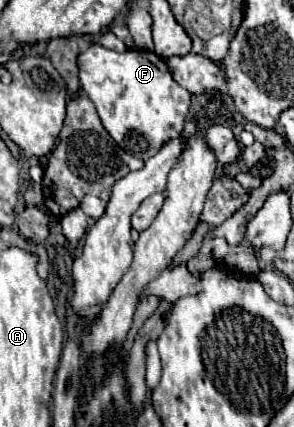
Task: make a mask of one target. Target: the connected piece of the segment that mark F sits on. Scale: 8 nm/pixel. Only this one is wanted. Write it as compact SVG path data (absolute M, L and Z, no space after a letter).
M91 45L79 55L79 81L93 101L103 127L129 155L147 161L157 155L161 145L179 137L189 113L191 93L175 83L167 63L155 53L139 49L117 53L103 45Z

